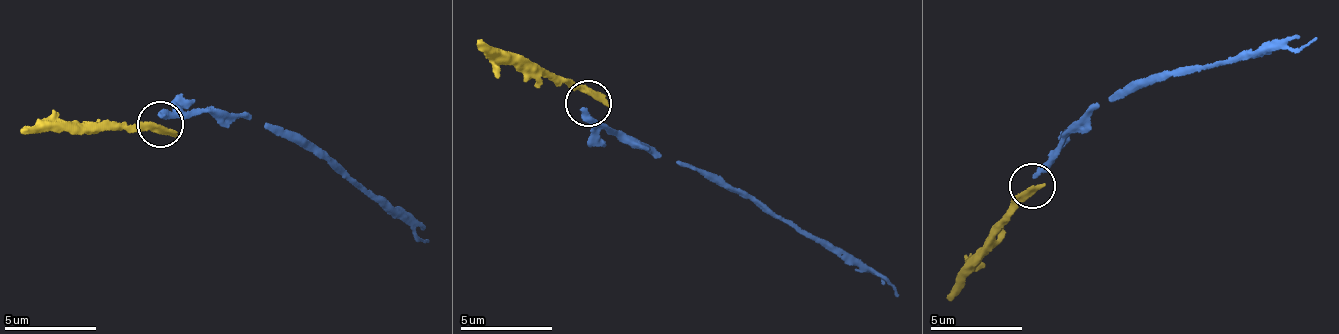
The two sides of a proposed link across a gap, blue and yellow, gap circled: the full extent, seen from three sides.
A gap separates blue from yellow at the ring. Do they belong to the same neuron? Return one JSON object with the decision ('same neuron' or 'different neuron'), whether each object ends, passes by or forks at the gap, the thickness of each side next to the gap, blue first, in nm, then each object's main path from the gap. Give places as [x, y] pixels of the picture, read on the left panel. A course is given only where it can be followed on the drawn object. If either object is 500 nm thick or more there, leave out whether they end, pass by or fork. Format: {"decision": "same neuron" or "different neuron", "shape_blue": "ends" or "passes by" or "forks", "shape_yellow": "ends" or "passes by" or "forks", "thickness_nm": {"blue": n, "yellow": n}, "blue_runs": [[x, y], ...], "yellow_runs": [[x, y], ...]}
{"decision": "different neuron", "shape_blue": "ends", "shape_yellow": "ends", "thickness_nm": {"blue": 280, "yellow": 380}, "blue_runs": [[160, 117], [249, 116], [284, 126], [340, 162], [371, 196], [411, 216], [416, 233], [428, 240]], "yellow_runs": [[160, 133], [47, 115], [21, 135]]}

